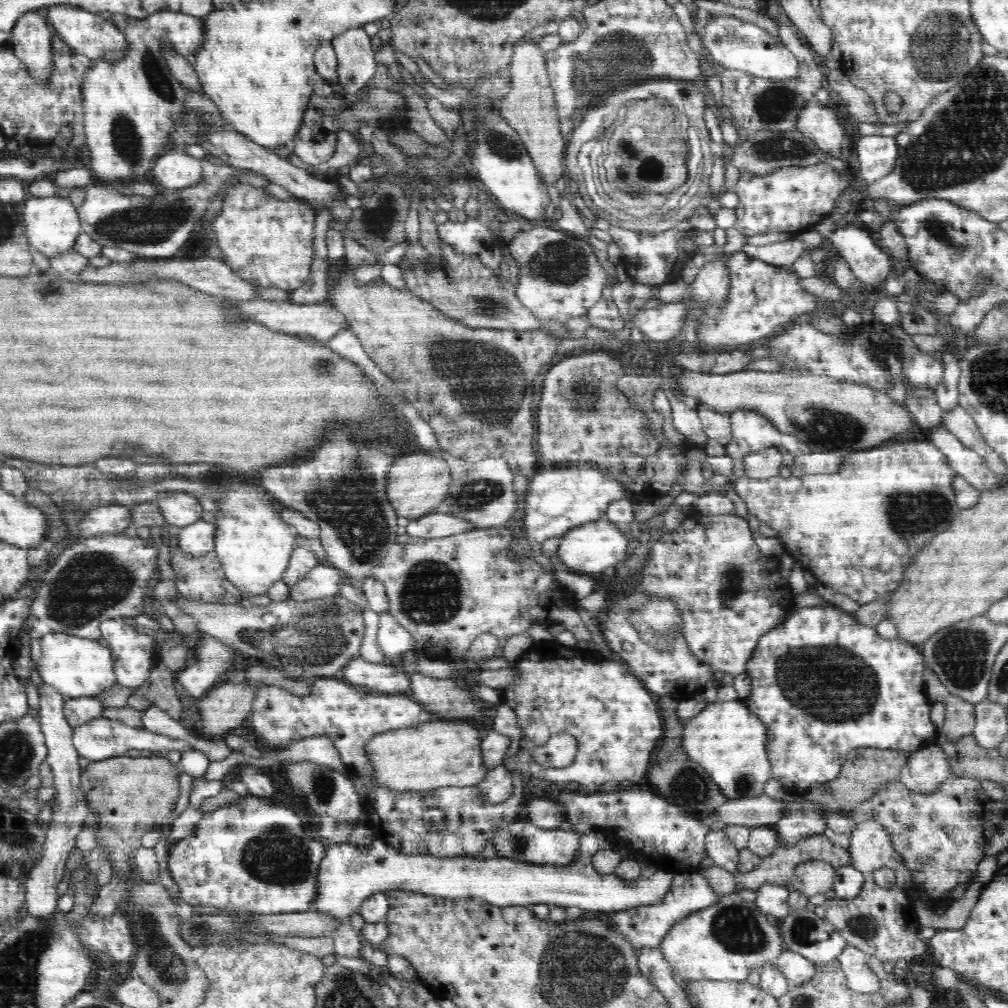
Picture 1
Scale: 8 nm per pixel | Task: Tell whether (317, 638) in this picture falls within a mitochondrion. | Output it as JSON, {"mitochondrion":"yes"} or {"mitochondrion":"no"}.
{"mitochondrion":"yes"}

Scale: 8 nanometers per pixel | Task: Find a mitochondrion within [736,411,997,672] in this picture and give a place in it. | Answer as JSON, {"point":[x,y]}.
{"point":[909,514]}

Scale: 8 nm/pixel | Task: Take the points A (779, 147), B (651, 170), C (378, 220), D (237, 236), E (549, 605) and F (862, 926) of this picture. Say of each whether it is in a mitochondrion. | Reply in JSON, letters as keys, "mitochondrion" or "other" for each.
{"A":"mitochondrion","B":"mitochondrion","C":"mitochondrion","D":"other","E":"other","F":"mitochondrion"}

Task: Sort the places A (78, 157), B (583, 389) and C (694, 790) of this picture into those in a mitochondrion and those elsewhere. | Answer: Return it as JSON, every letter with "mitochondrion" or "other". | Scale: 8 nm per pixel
{"A":"other","B":"mitochondrion","C":"mitochondrion"}

